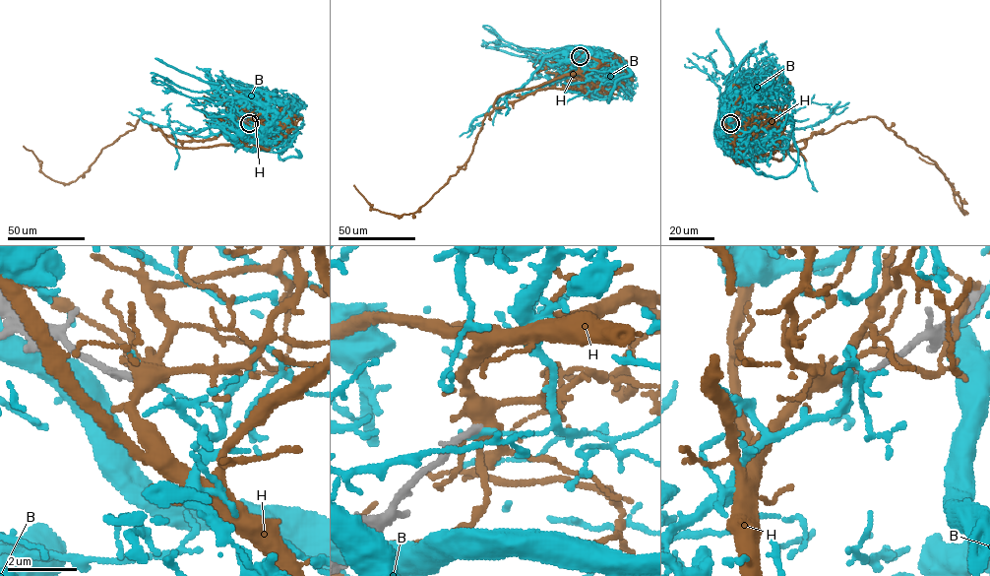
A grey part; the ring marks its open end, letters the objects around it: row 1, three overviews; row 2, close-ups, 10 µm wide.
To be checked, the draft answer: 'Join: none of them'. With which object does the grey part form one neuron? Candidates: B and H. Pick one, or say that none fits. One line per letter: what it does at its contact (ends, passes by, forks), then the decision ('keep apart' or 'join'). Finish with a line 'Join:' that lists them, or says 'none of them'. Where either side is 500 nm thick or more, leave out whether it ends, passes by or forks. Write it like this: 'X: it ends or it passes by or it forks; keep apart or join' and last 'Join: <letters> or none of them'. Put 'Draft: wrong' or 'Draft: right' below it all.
B: it ends; keep apart
H: it forks; keep apart
Join: none of them
Draft: right

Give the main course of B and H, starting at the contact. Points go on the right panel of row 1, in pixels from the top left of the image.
B: (730, 123), (716, 137), (720, 146), (739, 135), (736, 69), (722, 78), (711, 52), (712, 62)
H: (730, 123), (727, 153), (740, 162), (780, 160), (815, 134), (876, 116), (936, 162), (965, 212), (919, 157)

